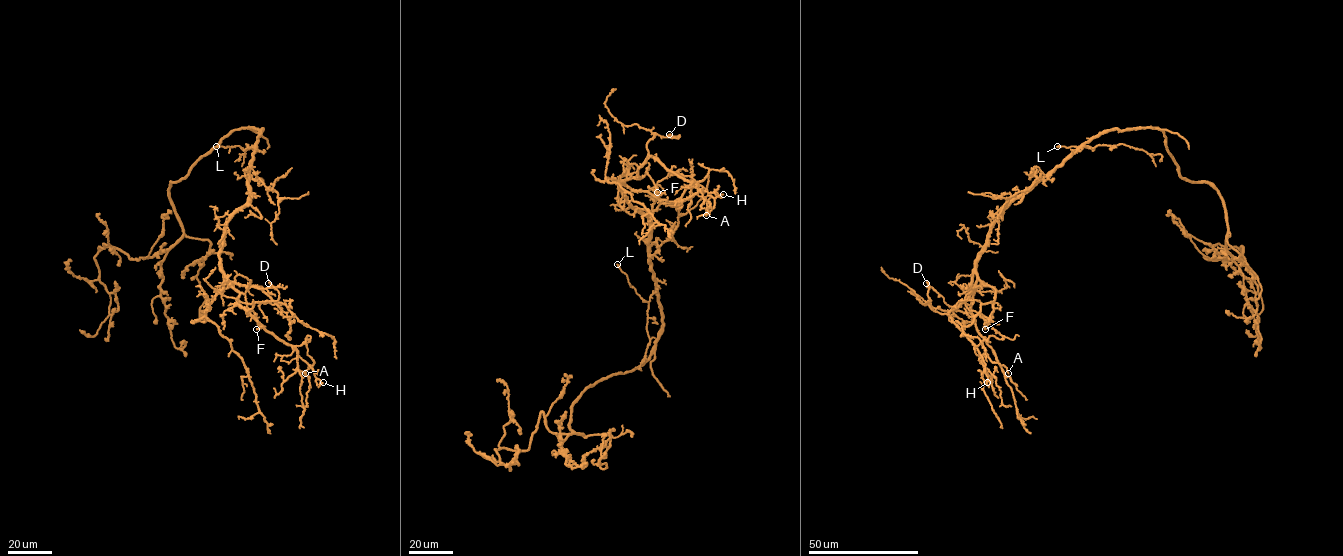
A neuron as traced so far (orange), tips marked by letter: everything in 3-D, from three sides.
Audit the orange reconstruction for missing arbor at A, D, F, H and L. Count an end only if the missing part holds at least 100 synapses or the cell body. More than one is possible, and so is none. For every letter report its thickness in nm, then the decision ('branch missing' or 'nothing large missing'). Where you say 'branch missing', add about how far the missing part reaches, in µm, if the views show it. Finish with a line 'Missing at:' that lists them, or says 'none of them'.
A: calibre 140 nm; nothing large missing
D: calibre 160 nm; nothing large missing
F: calibre 160 nm; nothing large missing
H: calibre 140 nm; nothing large missing
L: calibre 190 nm; nothing large missing
Missing at: none of them

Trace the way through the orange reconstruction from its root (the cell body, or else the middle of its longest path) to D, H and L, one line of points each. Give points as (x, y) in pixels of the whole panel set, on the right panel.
D: (1136, 128), (1094, 136), (1008, 204), (993, 223), (965, 300), (947, 313), (934, 311), (927, 302), (926, 283)
H: (1136, 128), (1107, 129), (1089, 139), (1012, 200), (993, 223), (970, 295), (949, 313), (982, 356), (987, 382)
L: (1136, 128), (1105, 130), (1083, 145), (1093, 149), (1088, 146), (1057, 146)

